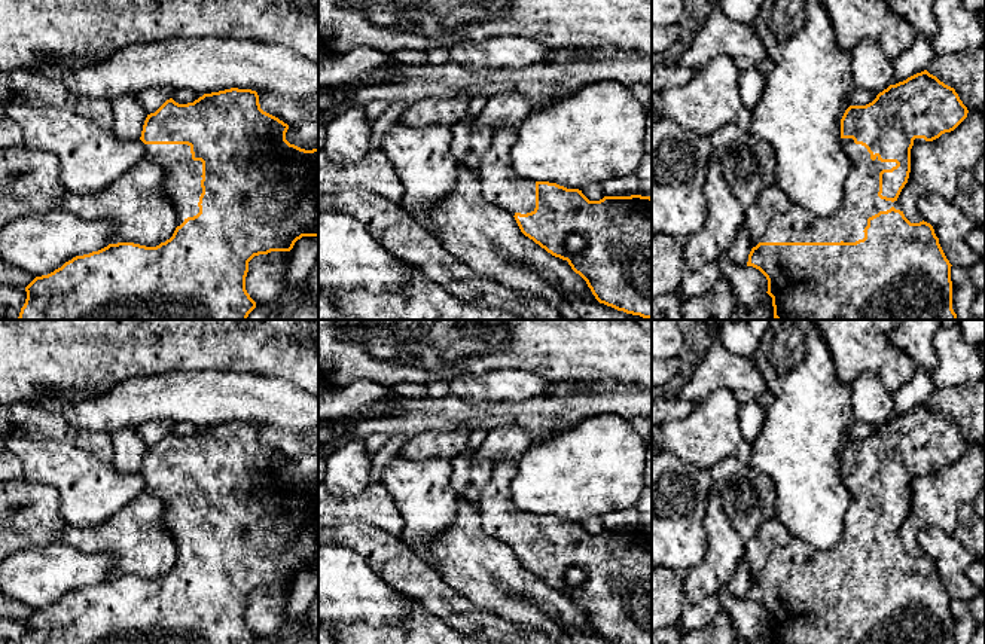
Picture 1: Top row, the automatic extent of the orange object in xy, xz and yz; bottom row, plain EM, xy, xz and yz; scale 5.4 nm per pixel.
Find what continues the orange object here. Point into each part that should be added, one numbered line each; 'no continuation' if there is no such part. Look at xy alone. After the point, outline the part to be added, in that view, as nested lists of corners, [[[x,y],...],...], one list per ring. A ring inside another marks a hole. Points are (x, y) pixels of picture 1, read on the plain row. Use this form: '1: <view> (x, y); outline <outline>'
1: xy (182, 516); outline [[[144,477],[144,482],[144,492],[161,498],[164,503],[164,528],[173,538],[177,547],[177,559],[180,559],[187,550],[199,546],[202,495],[192,492],[190,479],[187,477]]]

